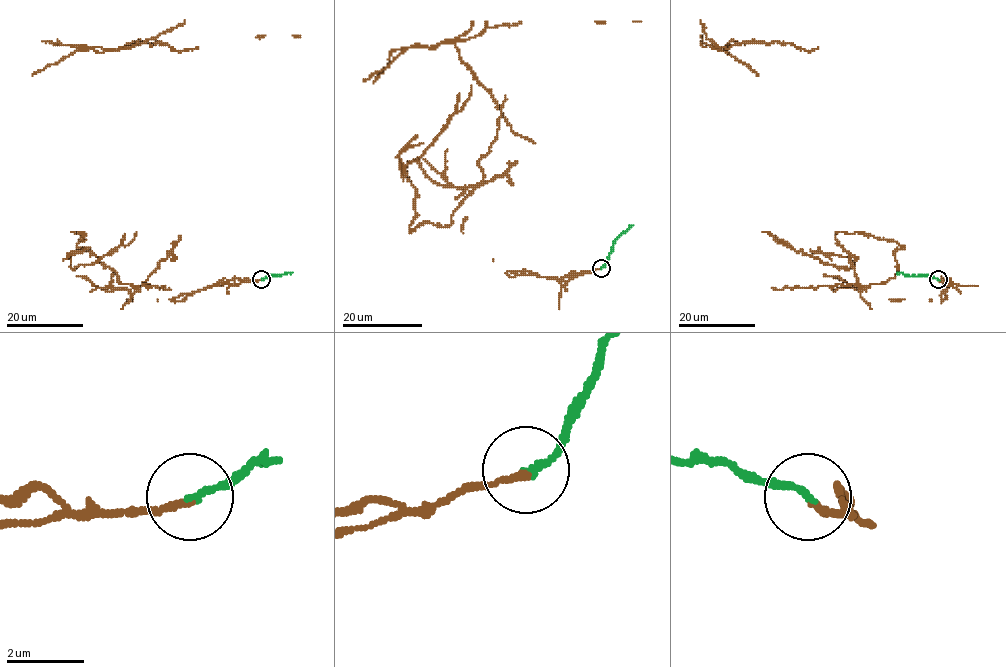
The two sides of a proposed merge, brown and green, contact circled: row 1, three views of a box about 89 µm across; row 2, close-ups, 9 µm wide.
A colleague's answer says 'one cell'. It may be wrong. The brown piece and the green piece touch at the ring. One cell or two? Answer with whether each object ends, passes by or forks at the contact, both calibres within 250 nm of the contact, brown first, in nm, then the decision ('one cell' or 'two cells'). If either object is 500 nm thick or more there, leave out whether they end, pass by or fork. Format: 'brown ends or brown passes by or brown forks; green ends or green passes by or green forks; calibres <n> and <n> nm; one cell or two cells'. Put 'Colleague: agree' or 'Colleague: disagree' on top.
Colleague: disagree
brown ends; green ends; calibres 180 and 170 nm; two cells

